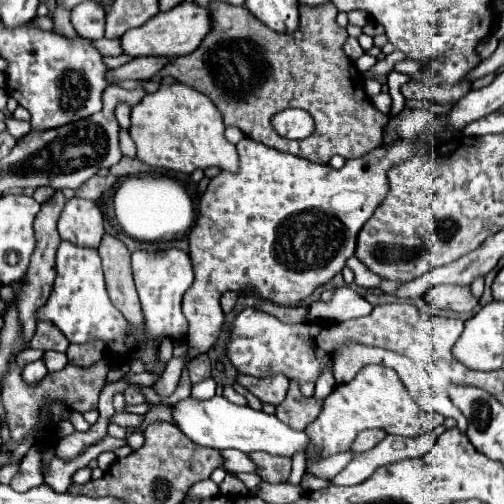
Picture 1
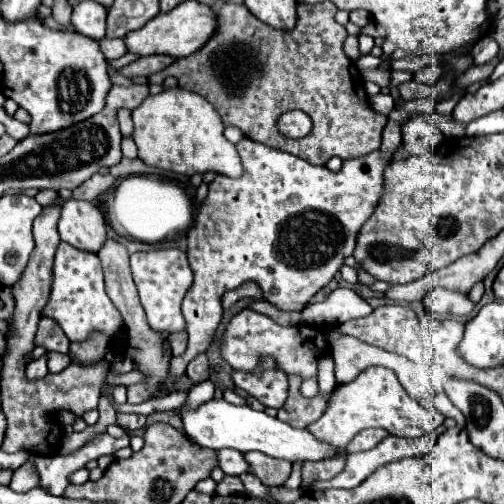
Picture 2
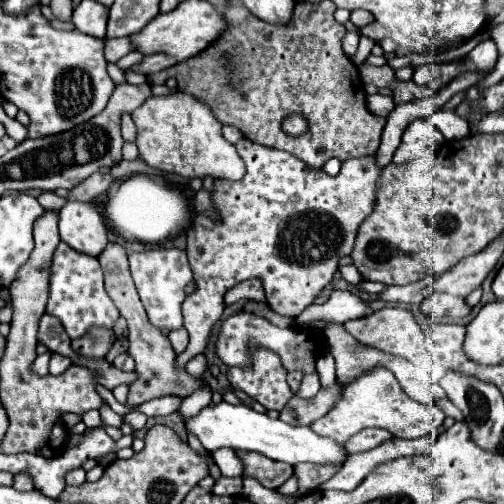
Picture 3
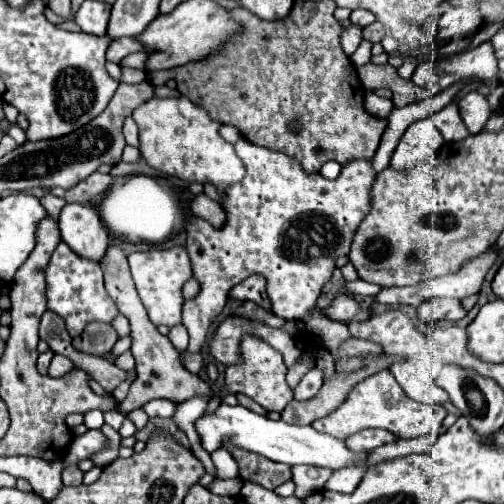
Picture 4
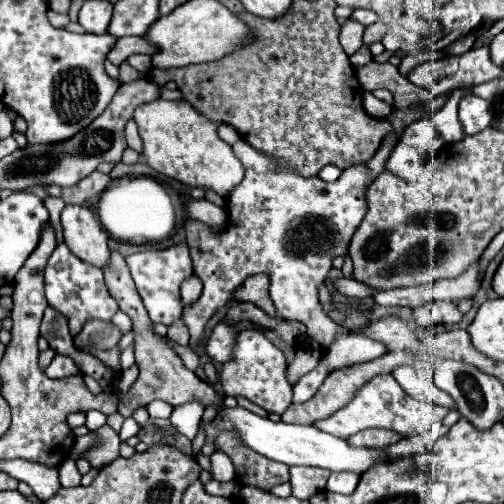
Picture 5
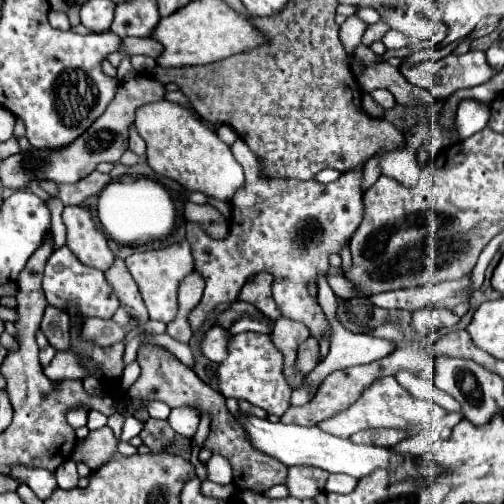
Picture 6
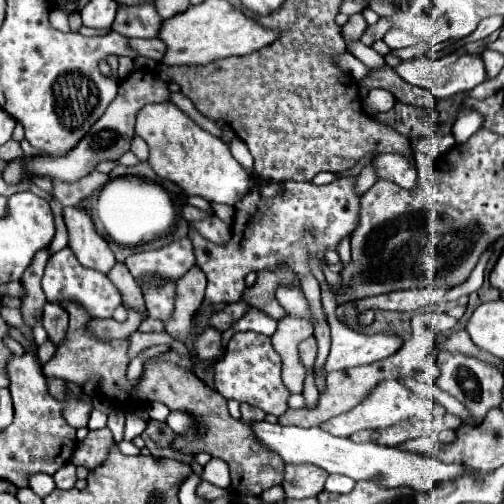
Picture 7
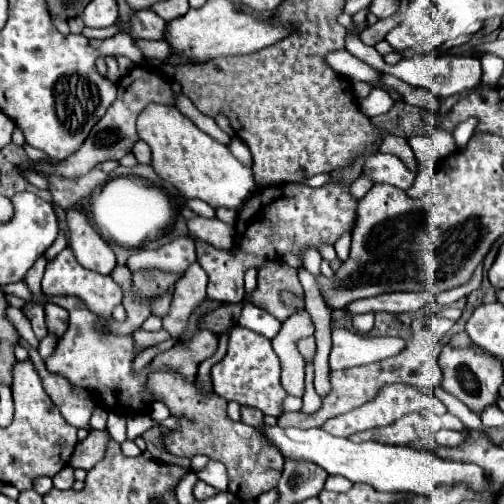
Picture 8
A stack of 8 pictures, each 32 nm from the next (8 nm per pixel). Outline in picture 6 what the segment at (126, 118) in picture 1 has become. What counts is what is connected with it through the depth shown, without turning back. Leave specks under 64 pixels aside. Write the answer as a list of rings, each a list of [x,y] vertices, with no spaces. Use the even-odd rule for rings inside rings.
[[[134,124],[130,126],[130,130],[128,130],[128,144],[130,144],[130,150],[132,152],[136,152],[138,156],[144,156],[144,140],[138,136],[138,132],[136,132],[136,128],[134,128]]]

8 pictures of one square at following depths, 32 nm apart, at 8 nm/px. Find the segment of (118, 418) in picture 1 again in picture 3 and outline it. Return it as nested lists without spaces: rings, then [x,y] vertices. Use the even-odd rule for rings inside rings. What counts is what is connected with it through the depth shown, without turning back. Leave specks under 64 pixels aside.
[[[130,412],[123,416],[123,422],[132,426],[134,430],[140,430],[145,427],[148,417],[141,412]]]

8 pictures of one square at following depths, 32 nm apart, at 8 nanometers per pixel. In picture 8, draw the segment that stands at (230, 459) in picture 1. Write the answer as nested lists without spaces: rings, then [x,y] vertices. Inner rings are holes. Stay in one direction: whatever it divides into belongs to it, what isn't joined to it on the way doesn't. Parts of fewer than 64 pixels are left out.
[[[210,460],[204,470],[198,472],[198,478],[204,480],[206,484],[218,488],[218,490],[228,490],[228,470],[222,462],[218,460]]]

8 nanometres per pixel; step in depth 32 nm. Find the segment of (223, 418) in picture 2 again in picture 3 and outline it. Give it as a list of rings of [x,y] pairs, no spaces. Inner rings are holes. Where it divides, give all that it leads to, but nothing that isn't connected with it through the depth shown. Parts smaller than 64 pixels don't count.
[[[224,400],[218,404],[204,406],[194,418],[186,418],[186,430],[194,434],[208,452],[214,452],[218,448],[232,448],[232,450],[244,450],[244,452],[254,450],[272,460],[288,462],[292,466],[302,462],[338,464],[348,458],[348,452],[344,450],[344,446],[336,444],[334,440],[314,436],[314,432],[308,426],[290,426],[278,418],[274,420],[268,414],[260,414],[244,404],[232,406]]]

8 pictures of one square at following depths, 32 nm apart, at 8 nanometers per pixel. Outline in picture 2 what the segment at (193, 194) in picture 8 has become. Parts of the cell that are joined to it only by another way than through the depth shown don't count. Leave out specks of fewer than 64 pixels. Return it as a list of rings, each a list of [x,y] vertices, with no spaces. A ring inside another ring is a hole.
[[[174,86],[164,88],[156,96],[146,96],[144,102],[132,110],[134,132],[132,140],[138,146],[138,158],[148,166],[172,170],[192,176],[196,172],[214,170],[226,176],[240,176],[242,164],[236,146],[224,138],[224,124],[216,108],[200,94]]]

